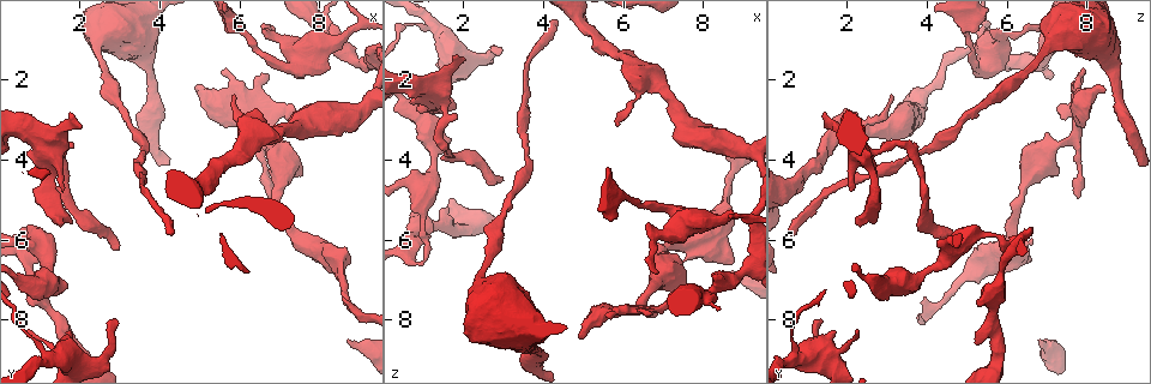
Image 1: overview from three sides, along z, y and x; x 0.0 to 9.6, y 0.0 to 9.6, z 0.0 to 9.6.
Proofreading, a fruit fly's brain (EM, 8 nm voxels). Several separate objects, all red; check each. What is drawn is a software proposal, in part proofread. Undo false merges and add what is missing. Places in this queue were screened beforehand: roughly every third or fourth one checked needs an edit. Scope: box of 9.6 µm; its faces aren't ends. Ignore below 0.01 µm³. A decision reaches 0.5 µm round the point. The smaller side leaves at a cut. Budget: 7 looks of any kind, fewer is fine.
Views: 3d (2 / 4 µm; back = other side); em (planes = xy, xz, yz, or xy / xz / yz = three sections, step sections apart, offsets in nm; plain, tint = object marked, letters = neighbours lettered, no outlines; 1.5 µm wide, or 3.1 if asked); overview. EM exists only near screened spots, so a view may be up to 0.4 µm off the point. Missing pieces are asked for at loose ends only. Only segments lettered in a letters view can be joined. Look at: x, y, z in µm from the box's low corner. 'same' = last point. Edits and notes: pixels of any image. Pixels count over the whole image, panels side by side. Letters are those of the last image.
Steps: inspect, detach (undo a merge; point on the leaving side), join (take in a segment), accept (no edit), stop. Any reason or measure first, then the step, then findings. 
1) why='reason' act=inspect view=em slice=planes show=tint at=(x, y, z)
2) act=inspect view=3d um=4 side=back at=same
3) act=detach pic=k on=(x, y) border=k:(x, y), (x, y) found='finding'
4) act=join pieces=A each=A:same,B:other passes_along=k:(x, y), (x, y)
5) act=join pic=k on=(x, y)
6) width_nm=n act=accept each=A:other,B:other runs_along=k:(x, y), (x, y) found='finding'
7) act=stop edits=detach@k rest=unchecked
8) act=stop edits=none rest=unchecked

why='free end' act=inspect view=3d um=4 at=(5.60, 1.85, 7.90)

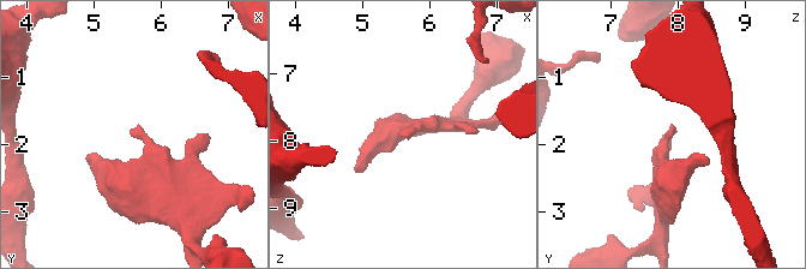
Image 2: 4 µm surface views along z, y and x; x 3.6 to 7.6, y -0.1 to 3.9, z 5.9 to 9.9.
why='now the EM' act=inspect view=em slice=planes show=letters at=(5.50, 1.80, 7.90)

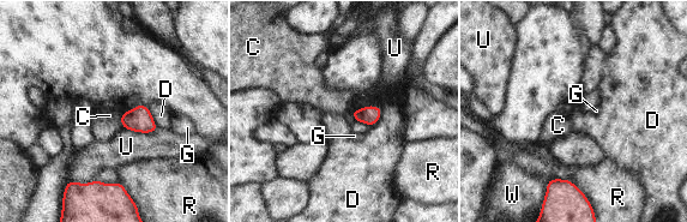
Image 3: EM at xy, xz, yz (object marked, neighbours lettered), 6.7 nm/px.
act=accept each=C:other,D:other,G:other,R:other,U:other,W:other found='none of them fits'

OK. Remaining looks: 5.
why='an open end' act=inspect view=em slice=planes show=tint at=(7.35, 2.85, 7.35)

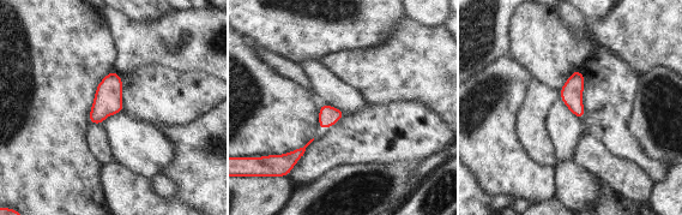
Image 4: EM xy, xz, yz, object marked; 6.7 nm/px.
why='what lies round it' act=inspect view=em slice=planes show=letters at=same

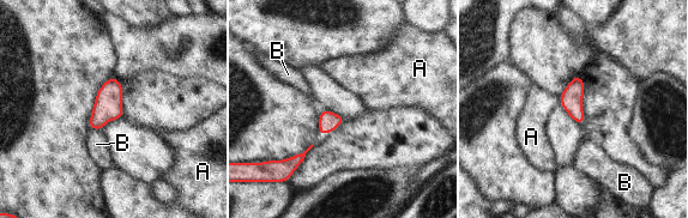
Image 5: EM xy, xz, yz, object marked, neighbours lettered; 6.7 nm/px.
width_nm=120 act=accept each=A:other,B:other border=5:(559, 97), (561, 104) found='none of them fits'

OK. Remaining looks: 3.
why='branch stops here' act=inspect view=3d um=4 at=(1.65, 8.65, 5.30)

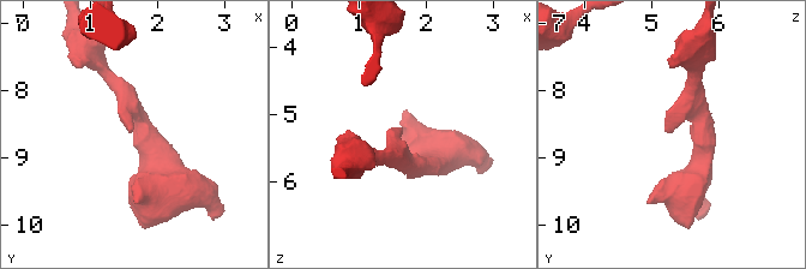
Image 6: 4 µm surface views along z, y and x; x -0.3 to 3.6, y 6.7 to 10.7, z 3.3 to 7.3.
arm_widths_nm=280,300 act=inspect view=em slice=xy step=8 show=tint at=(1.60, 8.60, 5.35)

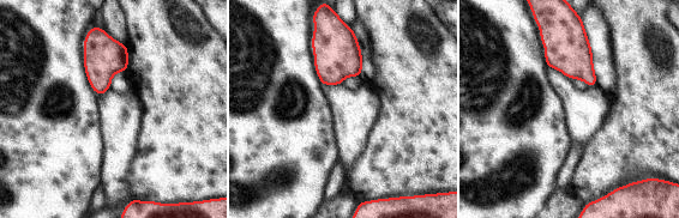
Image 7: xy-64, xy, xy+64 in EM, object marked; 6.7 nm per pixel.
why='another direction' act=inspect view=em slice=planes show=letters at=same

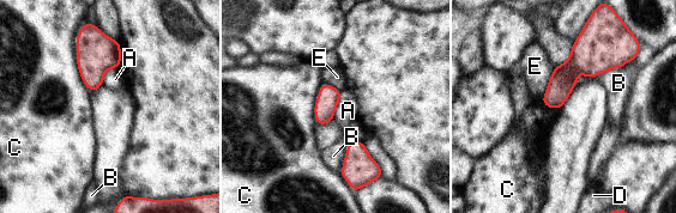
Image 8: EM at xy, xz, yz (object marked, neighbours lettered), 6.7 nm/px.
longest_contact=C:460nm act=accept each=A:other,B:other,C:other,D:other,E:other border=8:(342, 92), (335, 115) found='none of them fits'

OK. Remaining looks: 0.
act=stop edits=none rest=unchecked

